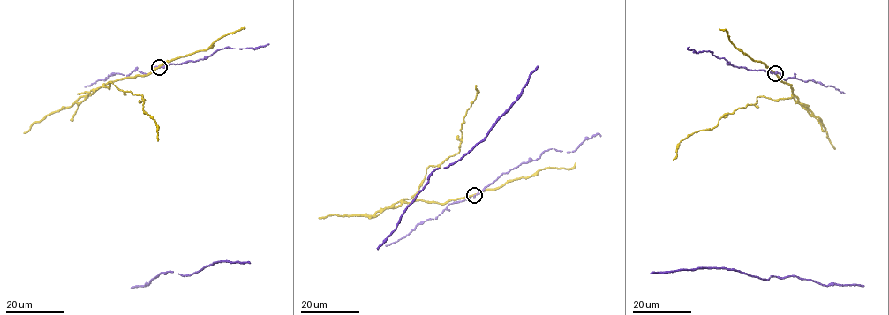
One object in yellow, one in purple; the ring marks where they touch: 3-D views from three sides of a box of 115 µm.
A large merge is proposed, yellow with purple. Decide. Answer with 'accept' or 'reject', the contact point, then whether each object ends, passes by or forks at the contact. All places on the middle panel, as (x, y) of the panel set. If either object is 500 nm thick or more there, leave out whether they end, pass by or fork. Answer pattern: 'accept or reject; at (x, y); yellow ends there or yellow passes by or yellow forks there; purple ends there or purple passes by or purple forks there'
reject; at (474, 195); yellow passes by; purple passes by

